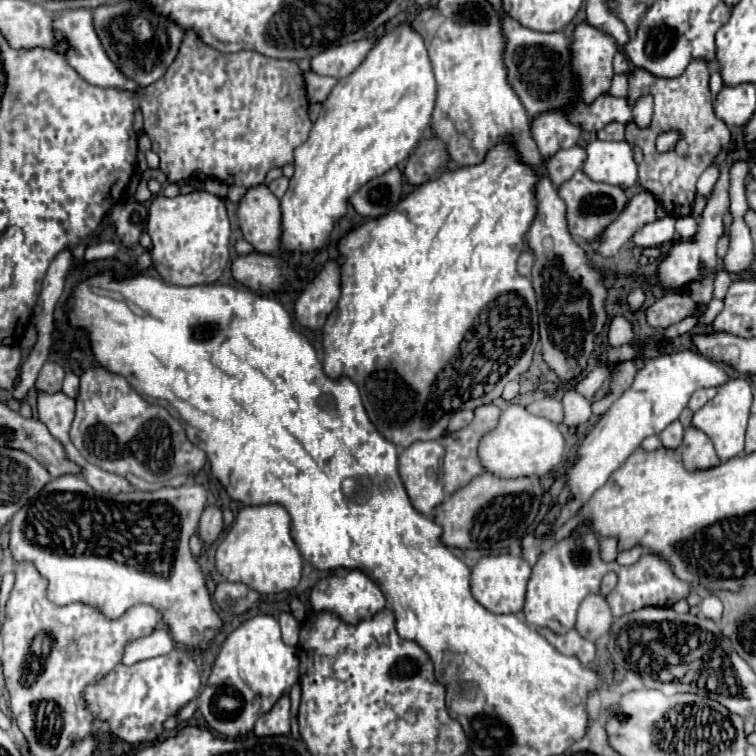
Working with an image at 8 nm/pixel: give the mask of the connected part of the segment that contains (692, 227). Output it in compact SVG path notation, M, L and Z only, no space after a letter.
M682 217L676 221L676 231L680 237L684 239L690 239L698 233L698 221L694 217Z

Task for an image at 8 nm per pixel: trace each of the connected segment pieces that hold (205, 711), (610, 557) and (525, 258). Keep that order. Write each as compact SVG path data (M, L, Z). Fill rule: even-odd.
M256 615L236 627L212 663L212 673L200 693L200 713L206 723L230 739L252 731L254 721L298 683L296 649L282 643L280 625L270 615Z
M602 537L600 539L600 555L604 561L614 561L618 555L618 541L616 537Z
M524 251L518 259L518 273L524 275L524 277L530 277L530 271L532 271L532 265L534 265L534 257L530 251Z

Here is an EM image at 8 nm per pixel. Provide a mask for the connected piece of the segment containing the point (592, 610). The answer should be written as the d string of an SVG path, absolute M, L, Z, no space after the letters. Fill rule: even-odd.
M588 595L578 609L578 619L576 619L576 631L588 639L596 641L598 637L606 635L612 625L612 611L608 603L604 601L602 595Z

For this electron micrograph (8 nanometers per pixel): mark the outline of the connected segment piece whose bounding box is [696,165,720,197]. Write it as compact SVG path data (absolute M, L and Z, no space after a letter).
M710 165L710 167L700 175L700 179L698 179L698 185L696 185L696 187L698 187L698 195L708 197L708 195L712 193L712 187L714 187L718 175L720 175L718 165Z

